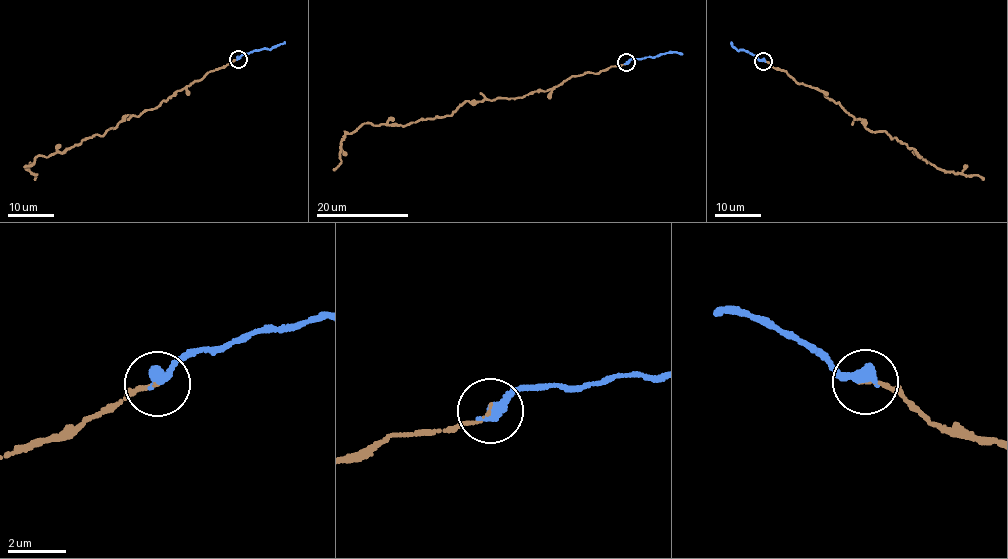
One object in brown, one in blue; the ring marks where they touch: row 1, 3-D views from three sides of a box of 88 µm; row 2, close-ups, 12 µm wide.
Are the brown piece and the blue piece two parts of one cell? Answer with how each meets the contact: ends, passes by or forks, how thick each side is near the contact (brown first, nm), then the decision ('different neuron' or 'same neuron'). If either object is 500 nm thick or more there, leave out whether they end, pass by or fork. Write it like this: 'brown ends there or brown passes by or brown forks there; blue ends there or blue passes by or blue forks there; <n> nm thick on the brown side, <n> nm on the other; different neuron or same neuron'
brown ends there; blue ends there; 100 nm thick on the brown side, 440 nm on the other; same neuron

